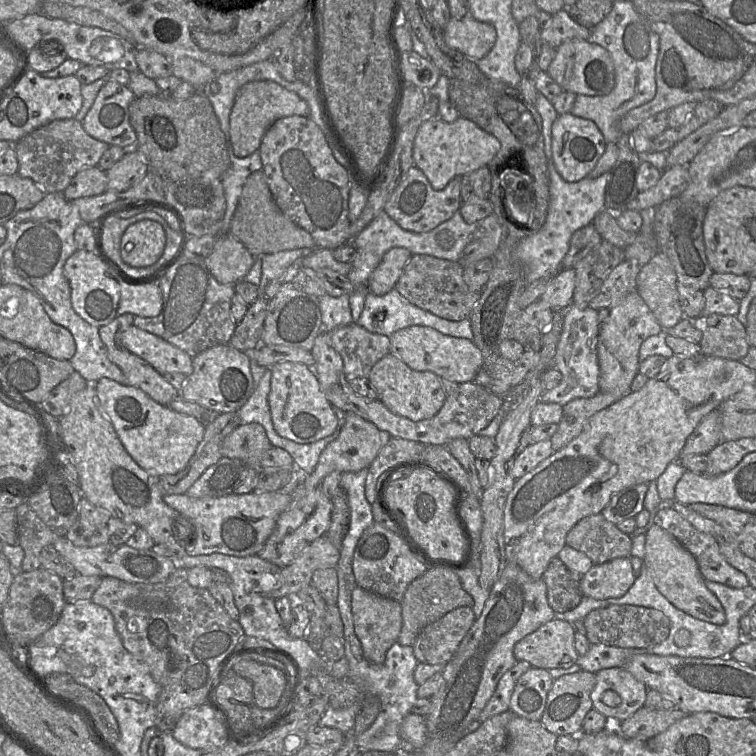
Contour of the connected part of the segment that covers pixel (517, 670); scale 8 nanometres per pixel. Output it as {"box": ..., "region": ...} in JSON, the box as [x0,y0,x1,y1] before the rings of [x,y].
{"box":[478,661,531,721],"region":[[[517,661],[517,663],[503,674],[497,683],[496,689],[484,709],[481,711],[478,721],[485,720],[510,710],[510,702],[513,691],[519,678],[531,668],[527,661]]]}

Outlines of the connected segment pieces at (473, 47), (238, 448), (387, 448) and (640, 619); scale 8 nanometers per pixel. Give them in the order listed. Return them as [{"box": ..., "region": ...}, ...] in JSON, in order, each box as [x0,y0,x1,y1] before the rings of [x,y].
[{"box":[442,13,496,60],"region":[[[470,13],[462,19],[451,18],[442,29],[445,43],[473,60],[485,57],[496,42],[496,29],[476,20]]]},{"box":[220,422,271,473],"region":[[[252,422],[239,424],[227,435],[221,443],[220,453],[223,457],[241,460],[259,473],[262,457],[271,447],[264,427]]]},{"box":[365,437,425,503],"region":[[[391,437],[368,467],[365,480],[367,501],[380,503],[379,494],[386,473],[401,462],[421,459],[425,446],[416,441]]]},{"box":[582,604,670,648],"region":[[[612,604],[597,608],[582,621],[583,632],[593,644],[604,644],[621,648],[650,648],[665,641],[670,633],[670,619],[661,611],[637,606]]]}]

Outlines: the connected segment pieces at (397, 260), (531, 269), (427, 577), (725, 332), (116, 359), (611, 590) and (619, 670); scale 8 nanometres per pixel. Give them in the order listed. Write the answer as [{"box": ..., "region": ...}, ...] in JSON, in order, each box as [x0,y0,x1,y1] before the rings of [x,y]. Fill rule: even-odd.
[{"box":[367,247,412,296],"region":[[[402,247],[389,249],[367,281],[367,290],[381,296],[390,292],[396,285],[412,253]]]},{"box":[516,92,610,284],"region":[[[540,92],[535,108],[542,118],[544,151],[550,179],[550,201],[544,225],[536,233],[524,237],[516,247],[516,257],[522,267],[526,284],[545,277],[554,277],[562,270],[561,262],[570,248],[572,234],[591,224],[595,216],[605,210],[605,188],[610,179],[610,172],[606,172],[597,178],[587,176],[577,182],[565,181],[556,170],[552,157],[552,125],[559,114],[551,101]]]},{"box":[398,567,473,646],"region":[[[445,567],[427,568],[427,571],[412,581],[401,600],[402,628],[398,642],[413,646],[420,632],[448,612],[459,607],[473,606],[473,598],[462,587],[457,571]]]},{"box":[692,314,748,361],"region":[[[701,314],[692,321],[702,332],[699,344],[704,355],[740,361],[748,353],[746,327],[736,316]]]},{"box":[99,313,180,405],"region":[[[124,313],[99,328],[99,335],[106,346],[107,356],[122,370],[127,385],[141,389],[162,405],[169,405],[180,395],[179,391],[147,361],[131,353],[121,343],[122,333],[133,325],[134,318],[135,315]]]},{"box":[581,558,636,600],"region":[[[616,558],[594,564],[581,577],[581,591],[584,596],[597,600],[618,598],[626,594],[636,580],[630,558]]]},{"box":[590,667,648,722],"region":[[[614,667],[600,670],[596,673],[597,683],[590,697],[593,707],[609,720],[621,722],[645,706],[648,687],[636,679],[625,667]]]}]

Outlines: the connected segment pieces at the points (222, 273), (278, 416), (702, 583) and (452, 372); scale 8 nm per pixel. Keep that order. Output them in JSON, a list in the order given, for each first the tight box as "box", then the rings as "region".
[{"box":[204,232,255,285],"region":[[[222,232],[204,262],[218,282],[234,285],[244,280],[255,259],[235,236],[230,232]]]},{"box":[268,361,338,444],"region":[[[291,361],[277,362],[268,368],[271,369],[268,405],[278,435],[300,444],[314,443],[330,436],[337,428],[338,419],[320,388],[313,368]]]},{"box":[643,524,725,625],"region":[[[656,524],[646,531],[643,563],[657,589],[677,609],[706,622],[717,625],[725,623],[725,610],[716,595],[706,587],[706,581],[693,554],[672,534]]]},{"box":[390,326,483,383],"region":[[[409,326],[390,336],[390,352],[415,371],[430,371],[456,383],[475,381],[483,356],[472,340],[444,335],[426,326]]]}]

